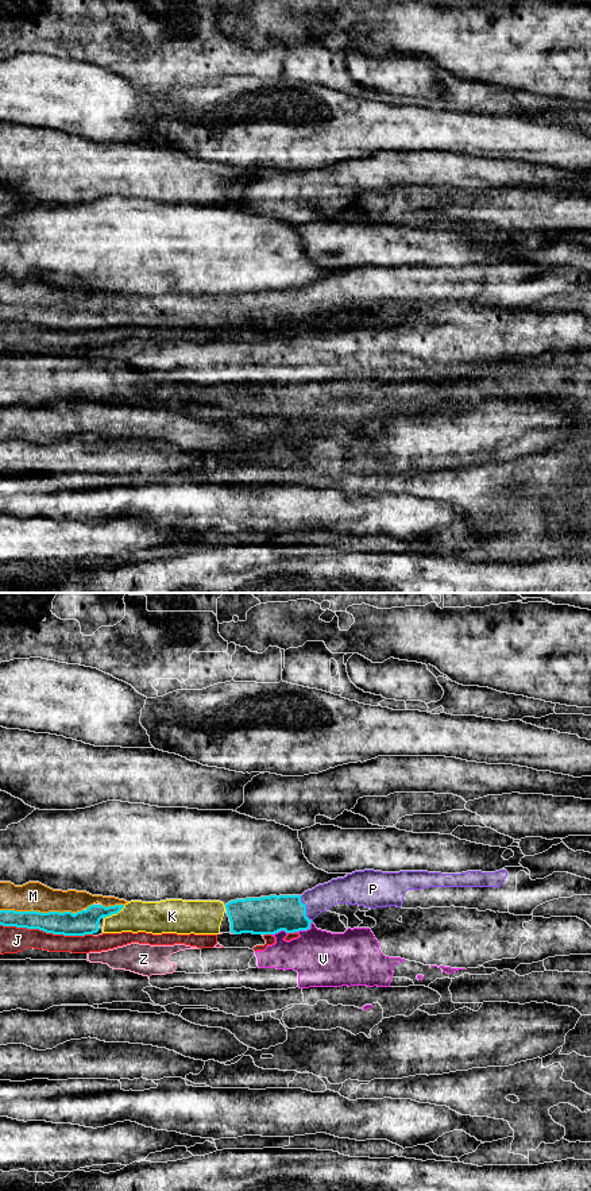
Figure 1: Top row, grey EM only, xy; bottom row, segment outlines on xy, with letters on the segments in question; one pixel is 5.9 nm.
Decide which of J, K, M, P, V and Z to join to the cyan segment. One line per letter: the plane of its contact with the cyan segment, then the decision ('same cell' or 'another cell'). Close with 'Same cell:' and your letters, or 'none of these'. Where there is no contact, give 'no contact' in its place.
J: contact in xy; another cell
K: contact in xy; same cell
M: contact in xy; another cell
P: contact in xy; same cell
V: contact in xy; another cell
Z: contact in xy; another cell
Same cell: K, P

